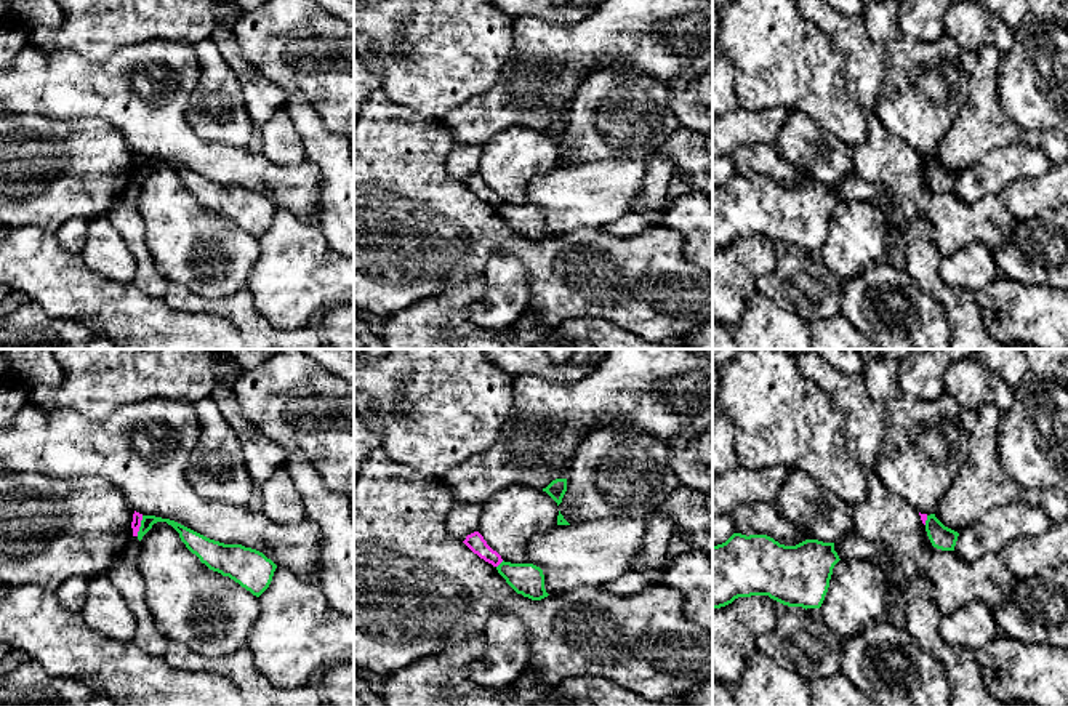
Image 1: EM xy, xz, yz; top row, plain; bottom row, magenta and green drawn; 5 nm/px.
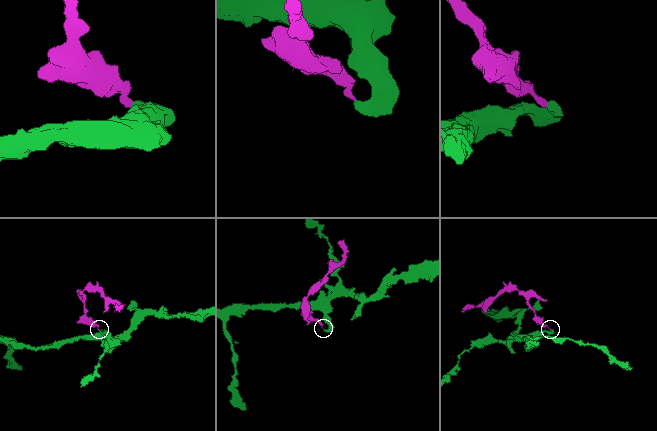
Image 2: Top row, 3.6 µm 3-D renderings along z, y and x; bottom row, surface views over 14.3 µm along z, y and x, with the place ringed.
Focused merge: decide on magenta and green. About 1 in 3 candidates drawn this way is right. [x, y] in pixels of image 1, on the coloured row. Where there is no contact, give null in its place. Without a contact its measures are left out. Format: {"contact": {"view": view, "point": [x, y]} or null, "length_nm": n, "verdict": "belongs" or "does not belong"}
{"contact": {"view": "xy", "point": [140, 525]}, "length_nm": 110, "verdict": "does not belong"}

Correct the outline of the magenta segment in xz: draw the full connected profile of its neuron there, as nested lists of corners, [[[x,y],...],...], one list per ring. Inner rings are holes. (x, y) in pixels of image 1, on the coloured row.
[[[479,532],[468,535],[463,543],[474,554],[477,554],[480,559],[492,564],[493,567],[498,567],[503,562],[501,556],[487,544],[487,541],[484,540],[484,536]]]

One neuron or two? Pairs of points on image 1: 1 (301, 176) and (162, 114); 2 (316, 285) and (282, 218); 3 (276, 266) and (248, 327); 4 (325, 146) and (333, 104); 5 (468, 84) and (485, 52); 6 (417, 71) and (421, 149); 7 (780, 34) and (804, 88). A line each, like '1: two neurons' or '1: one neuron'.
1: one neuron
2: one neuron
3: two neurons
4: two neurons
5: one neuron
6: two neurons
7: one neuron

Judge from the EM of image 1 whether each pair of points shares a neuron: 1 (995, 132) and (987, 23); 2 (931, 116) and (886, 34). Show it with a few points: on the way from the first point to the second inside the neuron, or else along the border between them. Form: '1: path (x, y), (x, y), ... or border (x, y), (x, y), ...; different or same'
1: path (987, 104), (987, 50); same
2: path (921, 95), (915, 64), (905, 55); same

